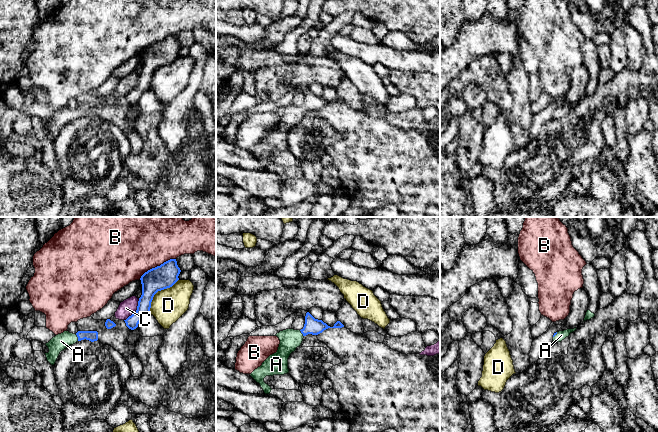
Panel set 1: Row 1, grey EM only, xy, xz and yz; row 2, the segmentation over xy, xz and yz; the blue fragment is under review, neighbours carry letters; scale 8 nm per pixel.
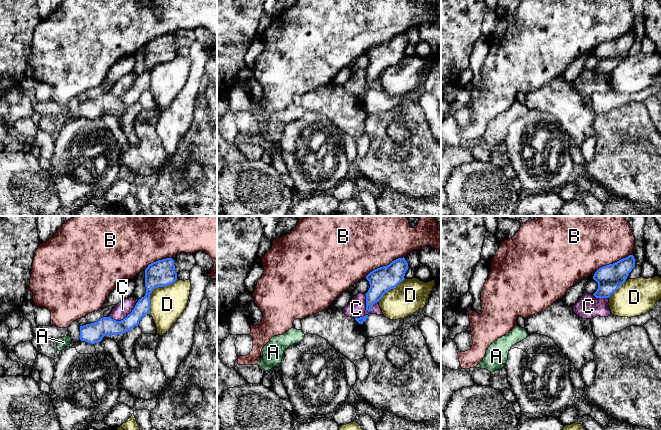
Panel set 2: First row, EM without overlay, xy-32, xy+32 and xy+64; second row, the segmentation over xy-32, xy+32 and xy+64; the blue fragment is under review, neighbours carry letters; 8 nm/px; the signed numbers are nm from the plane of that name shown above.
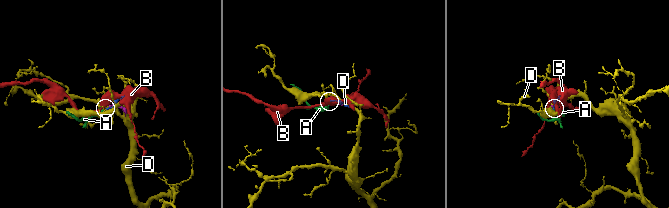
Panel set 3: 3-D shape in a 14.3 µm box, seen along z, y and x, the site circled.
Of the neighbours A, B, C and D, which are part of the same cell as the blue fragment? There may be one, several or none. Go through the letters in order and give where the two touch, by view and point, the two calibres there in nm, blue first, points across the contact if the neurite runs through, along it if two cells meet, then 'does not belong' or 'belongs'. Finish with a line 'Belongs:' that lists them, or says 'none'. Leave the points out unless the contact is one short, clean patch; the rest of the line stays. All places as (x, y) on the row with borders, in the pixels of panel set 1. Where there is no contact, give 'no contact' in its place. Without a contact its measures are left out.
A: meets blue in xy at (77, 336); 90 nm thick on the blue side, 130 nm on the other; runs through xy (92, 336), (77, 336), (61, 341); belongs
B: meets blue in xy at (157, 266); 190 nm thick on the blue side, 500 nm on the other; border along xy (175, 258), (170, 258), (148, 269), (139, 278); does not belong
C: meets blue in xy at (136, 311); 160 nm thick on the blue side, 130 nm on the other; does not belong
D: meets blue in xy at (157, 291); 190 nm thick on the blue side, 260 nm on the other; border along xy (178, 279), (171, 286), (159, 290), (154, 295), (148, 313); does not belong
Belongs: A

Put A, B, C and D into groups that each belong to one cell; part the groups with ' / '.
A / B / C / D

